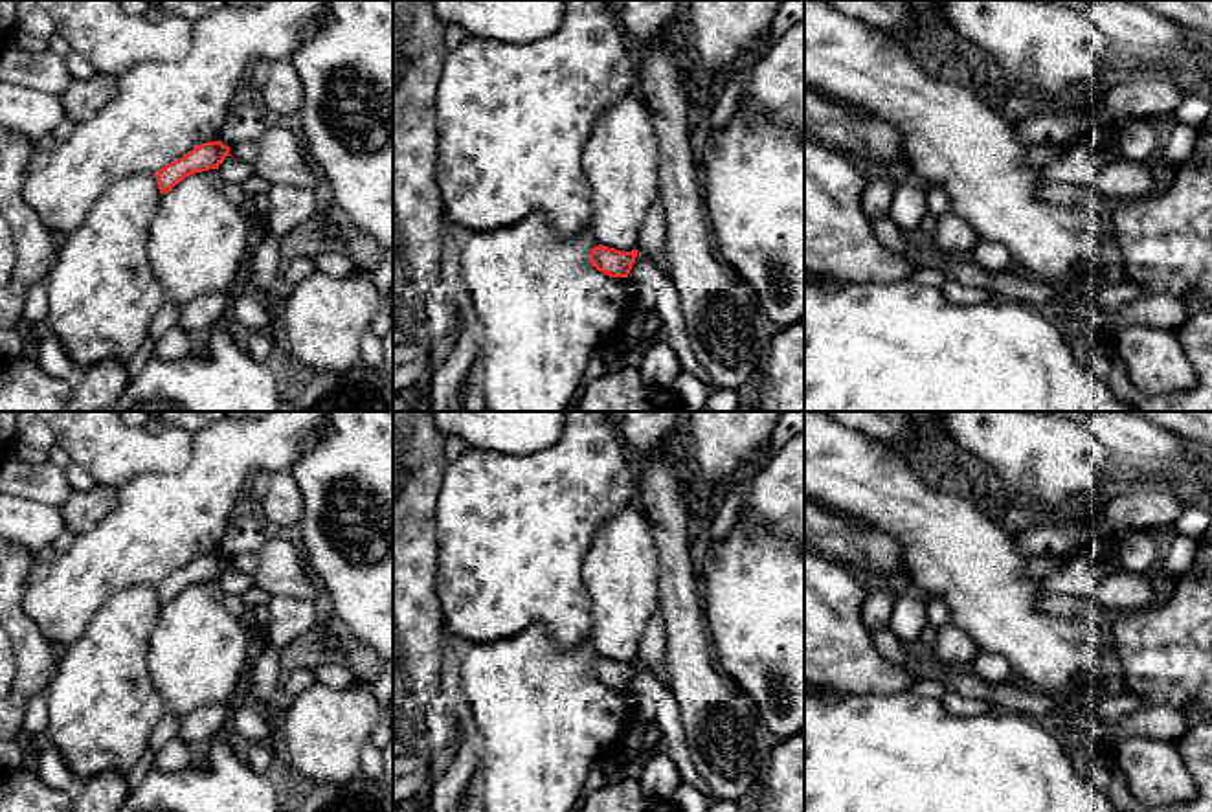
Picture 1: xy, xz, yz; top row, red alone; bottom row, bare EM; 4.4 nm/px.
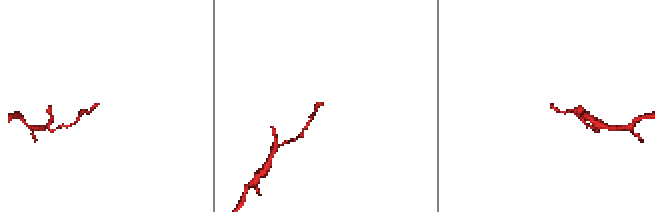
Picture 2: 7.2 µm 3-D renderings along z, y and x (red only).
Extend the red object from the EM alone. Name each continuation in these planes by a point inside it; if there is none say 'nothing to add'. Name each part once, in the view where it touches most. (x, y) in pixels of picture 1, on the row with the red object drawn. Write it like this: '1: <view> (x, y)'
nothing to add

